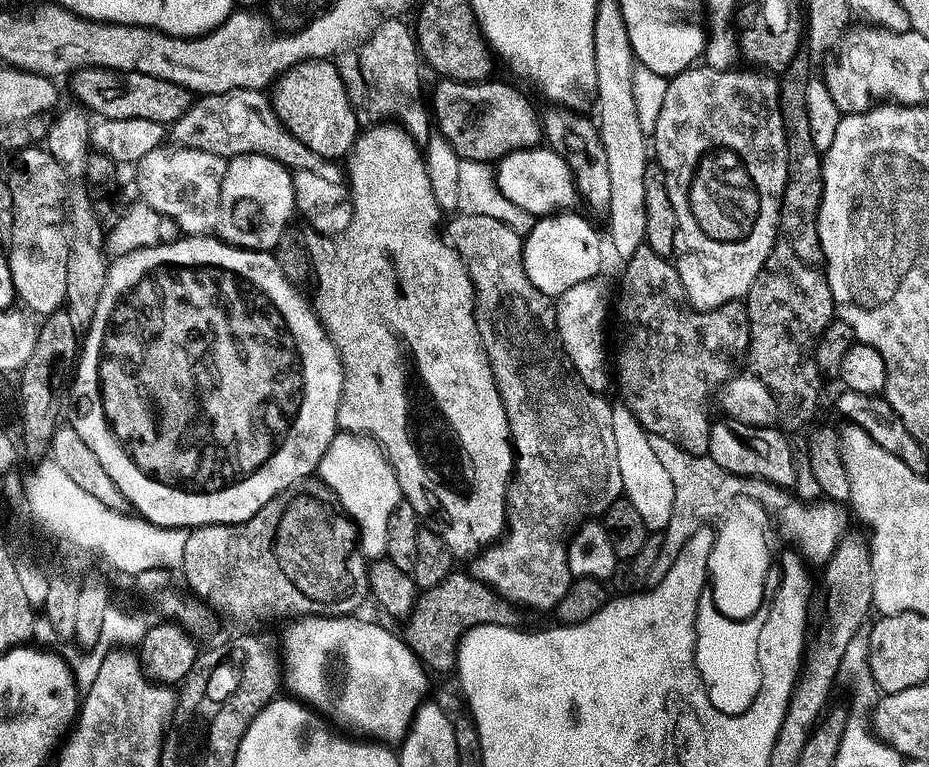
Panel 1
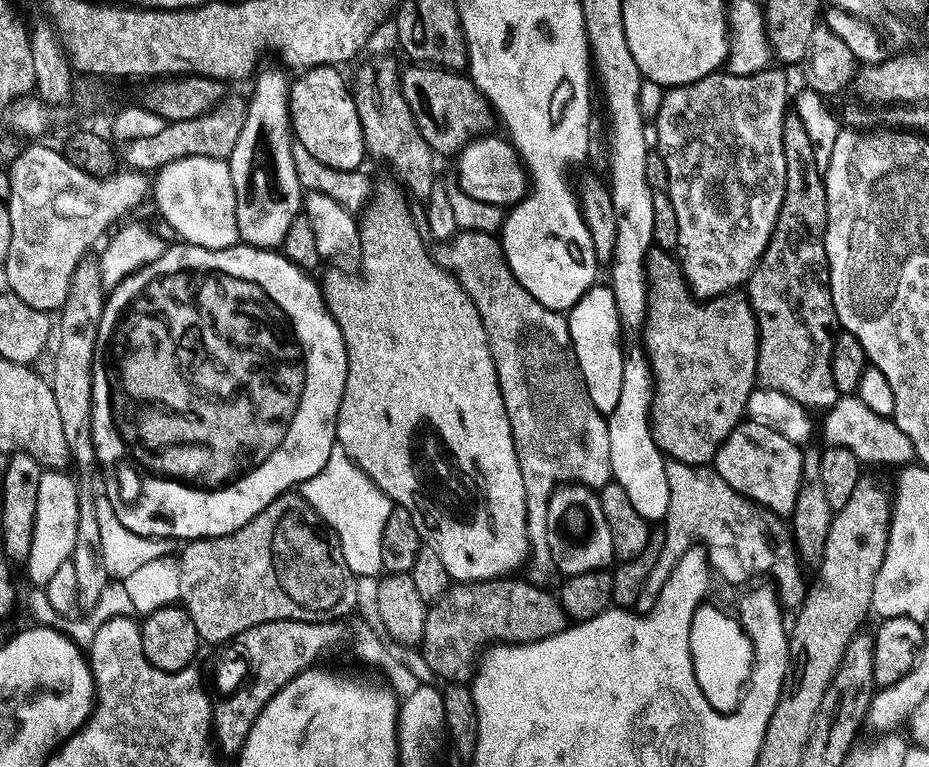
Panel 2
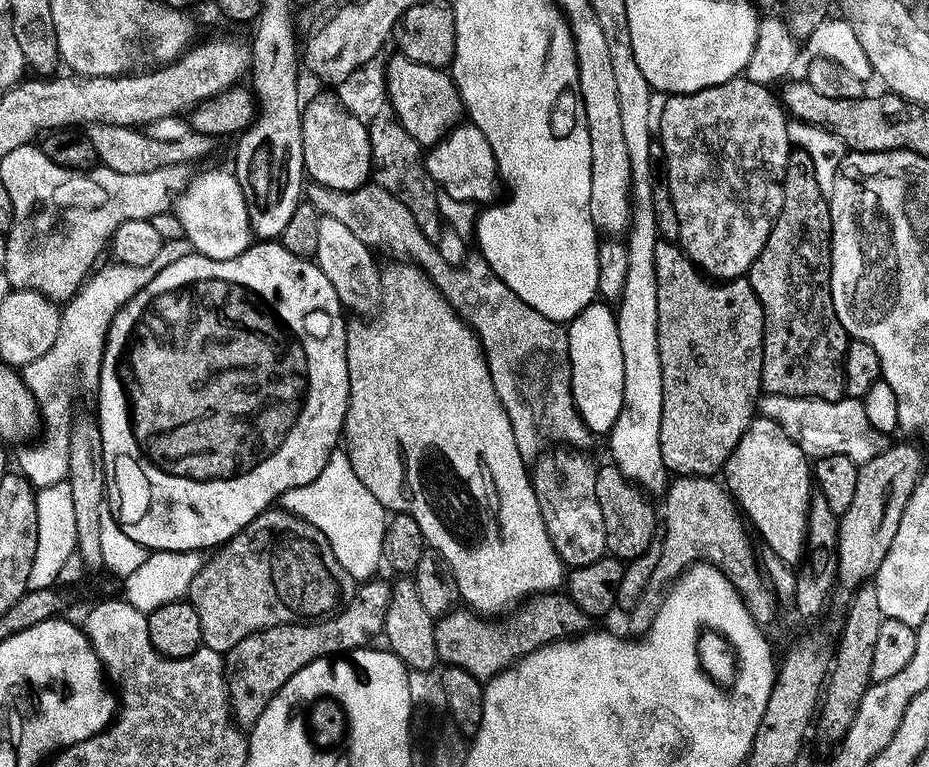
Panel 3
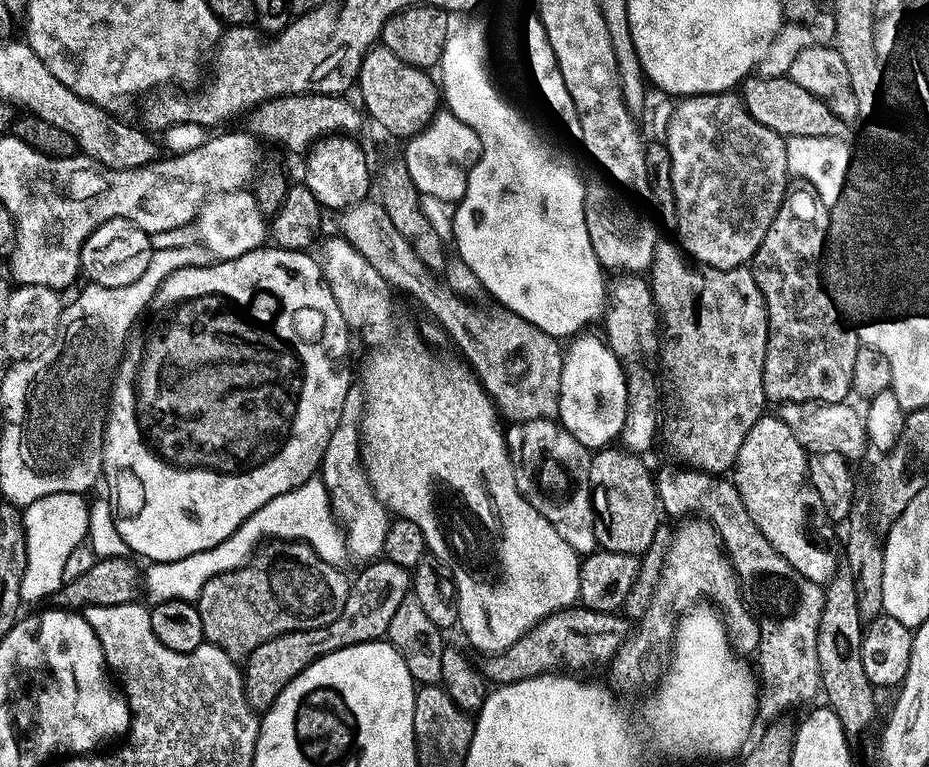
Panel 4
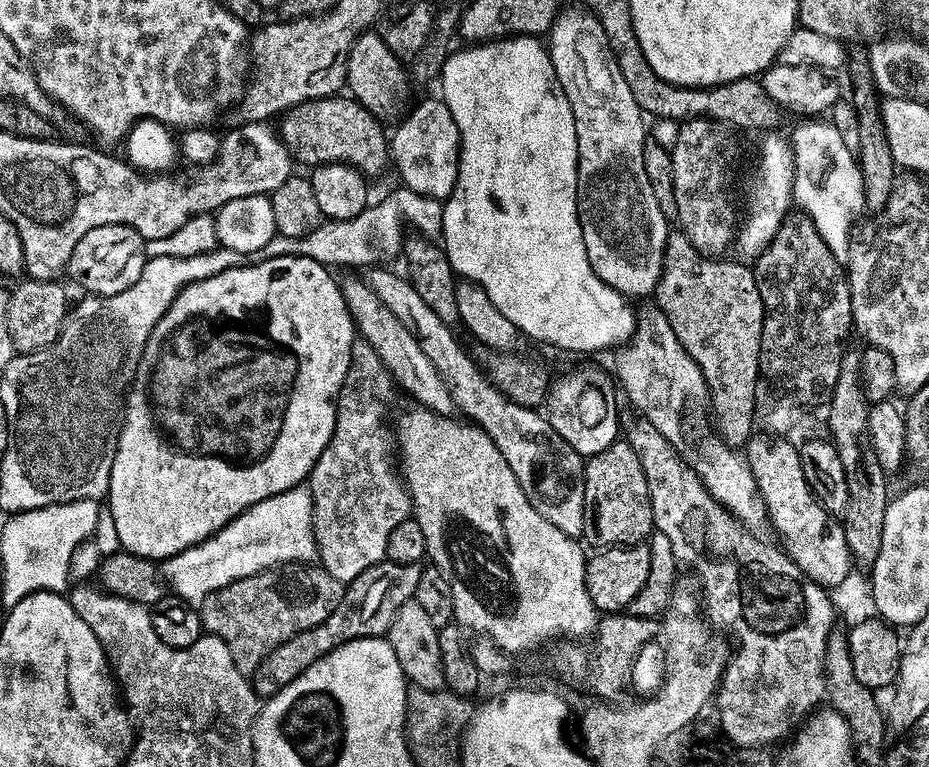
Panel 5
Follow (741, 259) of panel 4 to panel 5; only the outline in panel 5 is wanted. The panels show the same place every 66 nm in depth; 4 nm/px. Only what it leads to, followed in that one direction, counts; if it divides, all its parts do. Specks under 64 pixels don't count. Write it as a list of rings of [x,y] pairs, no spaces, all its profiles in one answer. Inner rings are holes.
[[[695,119],[680,125],[678,144],[670,152],[672,165],[674,166],[674,190],[676,191],[676,205],[678,214],[676,220],[679,227],[694,242],[698,251],[705,256],[720,258],[725,255],[728,247],[733,247],[737,239],[738,216],[736,220],[736,208],[728,204],[728,159],[732,156],[732,140],[727,136],[725,125],[716,123],[712,119]]]

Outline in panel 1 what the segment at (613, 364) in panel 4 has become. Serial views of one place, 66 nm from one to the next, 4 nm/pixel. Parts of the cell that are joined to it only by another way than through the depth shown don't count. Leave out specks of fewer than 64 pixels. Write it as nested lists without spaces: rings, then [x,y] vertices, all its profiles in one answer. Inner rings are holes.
[[[601,274],[594,280],[579,284],[565,296],[559,297],[556,317],[560,326],[560,338],[564,342],[569,360],[574,363],[577,372],[593,389],[604,390],[608,384],[608,376],[604,373],[604,323],[608,320],[608,299],[613,299],[614,288],[608,285],[607,275]]]

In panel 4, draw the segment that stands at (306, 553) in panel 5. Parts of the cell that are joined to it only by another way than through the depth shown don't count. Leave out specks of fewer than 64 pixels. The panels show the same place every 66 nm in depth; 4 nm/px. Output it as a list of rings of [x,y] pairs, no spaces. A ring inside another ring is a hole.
[[[313,478],[306,481],[301,488],[296,488],[290,494],[282,494],[278,498],[274,498],[274,502],[262,506],[262,510],[258,510],[258,514],[254,514],[248,519],[229,540],[222,542],[222,546],[214,546],[214,550],[206,550],[202,554],[194,554],[190,558],[182,558],[178,562],[152,564],[149,567],[149,572],[146,572],[142,580],[143,587],[146,589],[146,596],[148,592],[153,605],[161,604],[167,600],[199,601],[206,582],[210,582],[227,572],[236,572],[239,568],[244,567],[253,556],[257,555],[258,549],[261,547],[259,544],[264,539],[276,540],[275,542],[308,544],[327,564],[335,564],[337,566],[343,565],[343,560],[349,559],[350,556],[348,541],[343,531],[338,527],[338,521],[334,515],[332,498],[329,495],[328,487],[324,484],[323,479]]]

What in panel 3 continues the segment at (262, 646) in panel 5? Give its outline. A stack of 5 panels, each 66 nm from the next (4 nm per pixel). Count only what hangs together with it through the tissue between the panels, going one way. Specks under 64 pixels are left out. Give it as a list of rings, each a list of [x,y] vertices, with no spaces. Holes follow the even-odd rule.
[[[274,510],[274,530],[278,532],[272,536],[272,546],[270,546],[270,560],[274,560],[272,586],[280,604],[276,602],[276,596],[272,592],[266,592],[266,594],[262,592],[262,584],[258,584],[258,580],[262,578],[260,566],[258,566],[260,576],[256,574],[254,578],[250,576],[248,570],[244,570],[248,564],[214,564],[209,561],[201,567],[199,574],[194,578],[190,602],[194,610],[198,610],[198,619],[202,621],[202,638],[205,648],[221,654],[235,653],[242,641],[259,632],[287,624],[307,624],[327,620],[336,613],[344,611],[356,596],[357,580],[350,574],[346,574],[346,570],[342,570],[342,562],[338,562],[330,542],[313,524],[307,524],[291,512]]]

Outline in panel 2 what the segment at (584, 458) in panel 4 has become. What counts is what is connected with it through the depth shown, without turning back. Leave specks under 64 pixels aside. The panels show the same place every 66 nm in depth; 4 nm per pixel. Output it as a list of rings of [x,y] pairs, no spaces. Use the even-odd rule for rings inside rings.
[[[581,484],[557,487],[548,507],[548,541],[552,561],[556,563],[556,572],[564,578],[602,572],[617,563],[614,538],[606,523],[606,514],[602,514],[599,495]]]

